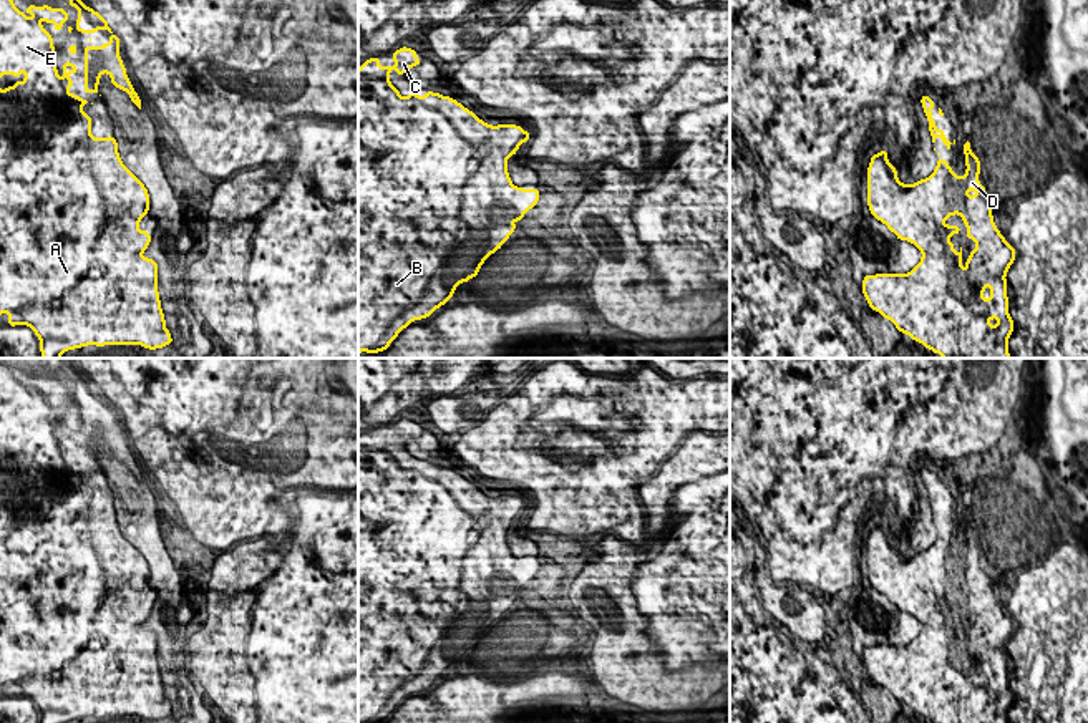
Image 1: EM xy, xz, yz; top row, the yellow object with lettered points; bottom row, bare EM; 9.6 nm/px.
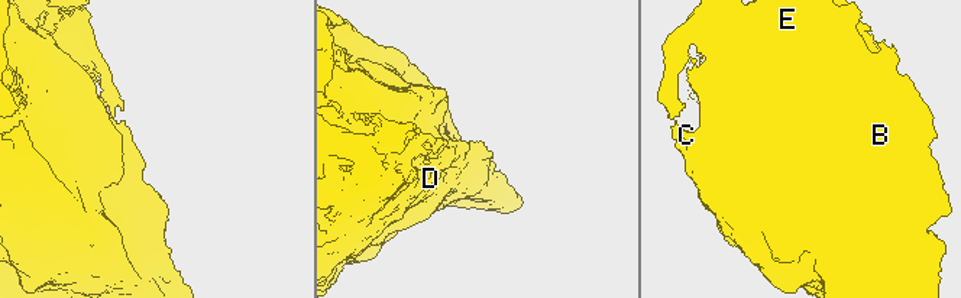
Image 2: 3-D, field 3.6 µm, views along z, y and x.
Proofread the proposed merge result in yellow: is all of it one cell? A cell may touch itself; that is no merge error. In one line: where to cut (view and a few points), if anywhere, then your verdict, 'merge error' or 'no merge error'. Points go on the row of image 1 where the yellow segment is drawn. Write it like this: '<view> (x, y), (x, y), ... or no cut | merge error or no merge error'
no cut | no merge error

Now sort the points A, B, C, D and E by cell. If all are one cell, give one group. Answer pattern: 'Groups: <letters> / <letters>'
Groups: A B C D E

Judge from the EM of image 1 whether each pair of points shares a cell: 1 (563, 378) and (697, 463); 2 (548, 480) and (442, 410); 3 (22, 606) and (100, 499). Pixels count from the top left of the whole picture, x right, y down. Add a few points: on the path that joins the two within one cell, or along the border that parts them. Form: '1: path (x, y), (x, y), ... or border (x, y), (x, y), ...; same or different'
1: border (702, 430), (692, 430), (684, 438); different
2: border (500, 403), (470, 430); different
3: path (45, 611), (48, 574), (83, 536); same

